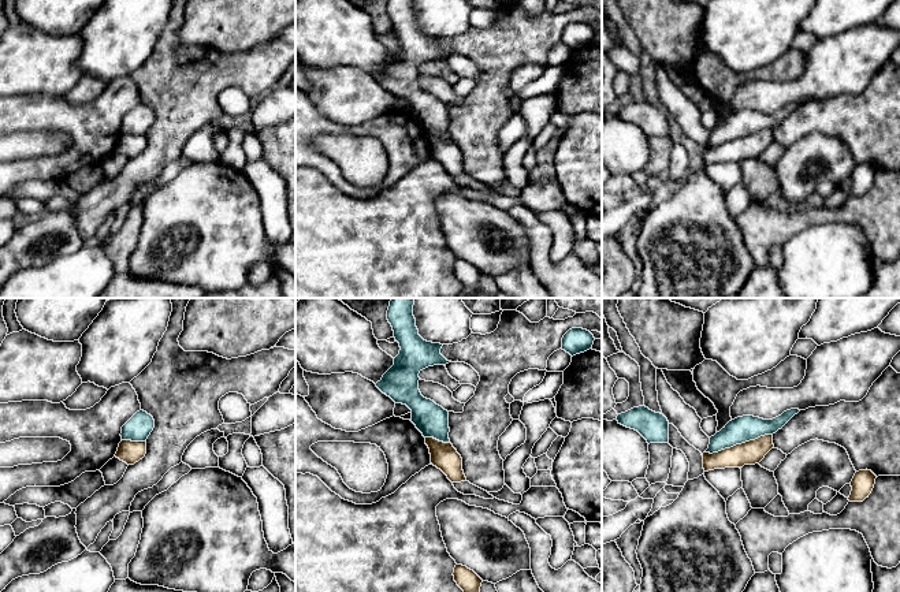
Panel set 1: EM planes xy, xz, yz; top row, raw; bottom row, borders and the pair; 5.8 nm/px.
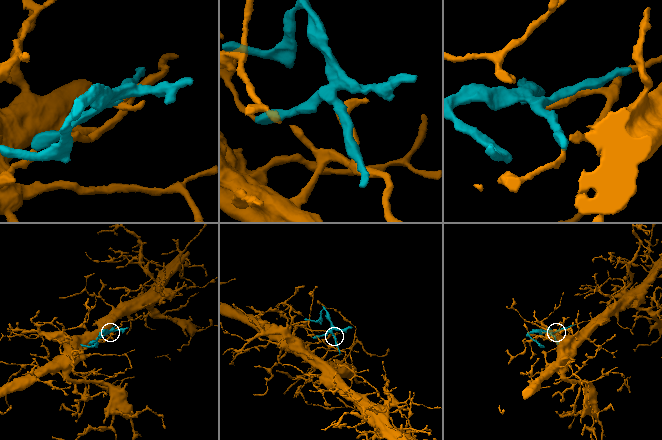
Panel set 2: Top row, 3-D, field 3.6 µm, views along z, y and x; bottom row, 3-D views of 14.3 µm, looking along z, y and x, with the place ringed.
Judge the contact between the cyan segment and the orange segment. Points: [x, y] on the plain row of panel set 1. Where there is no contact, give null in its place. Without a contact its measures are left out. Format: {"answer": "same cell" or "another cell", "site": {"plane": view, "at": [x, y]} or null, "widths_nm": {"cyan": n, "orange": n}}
{"answer": "another cell", "site": {"plane": "yz", "at": [739, 137]}, "widths_nm": {"cyan": 150, "orange": 140}}

